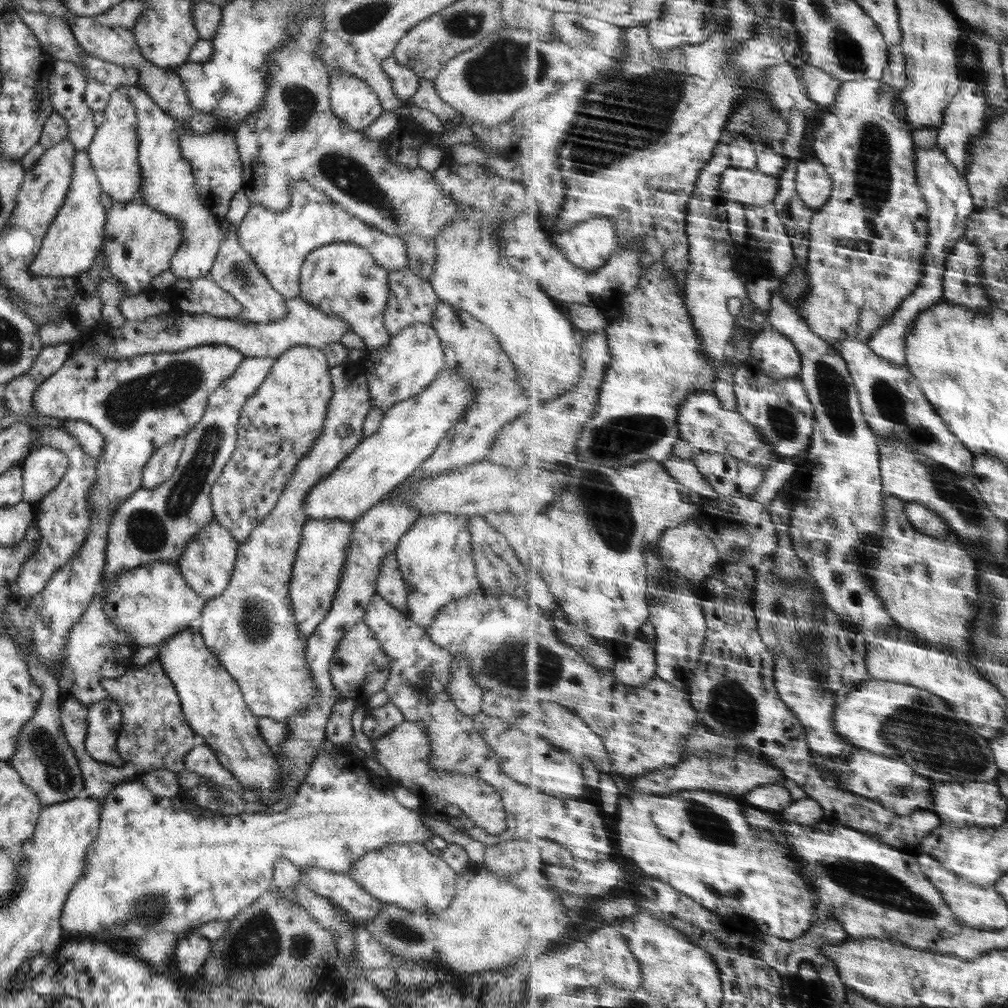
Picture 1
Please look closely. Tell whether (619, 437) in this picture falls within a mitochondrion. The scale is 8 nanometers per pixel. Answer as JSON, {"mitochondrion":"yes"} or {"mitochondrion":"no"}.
{"mitochondrion":"yes"}

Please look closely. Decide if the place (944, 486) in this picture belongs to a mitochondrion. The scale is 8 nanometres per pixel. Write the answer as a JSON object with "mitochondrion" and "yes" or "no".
{"mitochondrion":"yes"}

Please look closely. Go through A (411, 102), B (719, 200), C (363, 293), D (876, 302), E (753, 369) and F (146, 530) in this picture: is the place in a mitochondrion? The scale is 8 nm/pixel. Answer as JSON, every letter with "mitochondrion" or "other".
{"A":"other","B":"other","C":"mitochondrion","D":"other","E":"other","F":"mitochondrion"}

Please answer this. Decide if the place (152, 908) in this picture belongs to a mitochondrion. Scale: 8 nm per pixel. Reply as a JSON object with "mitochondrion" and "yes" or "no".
{"mitochondrion":"yes"}

